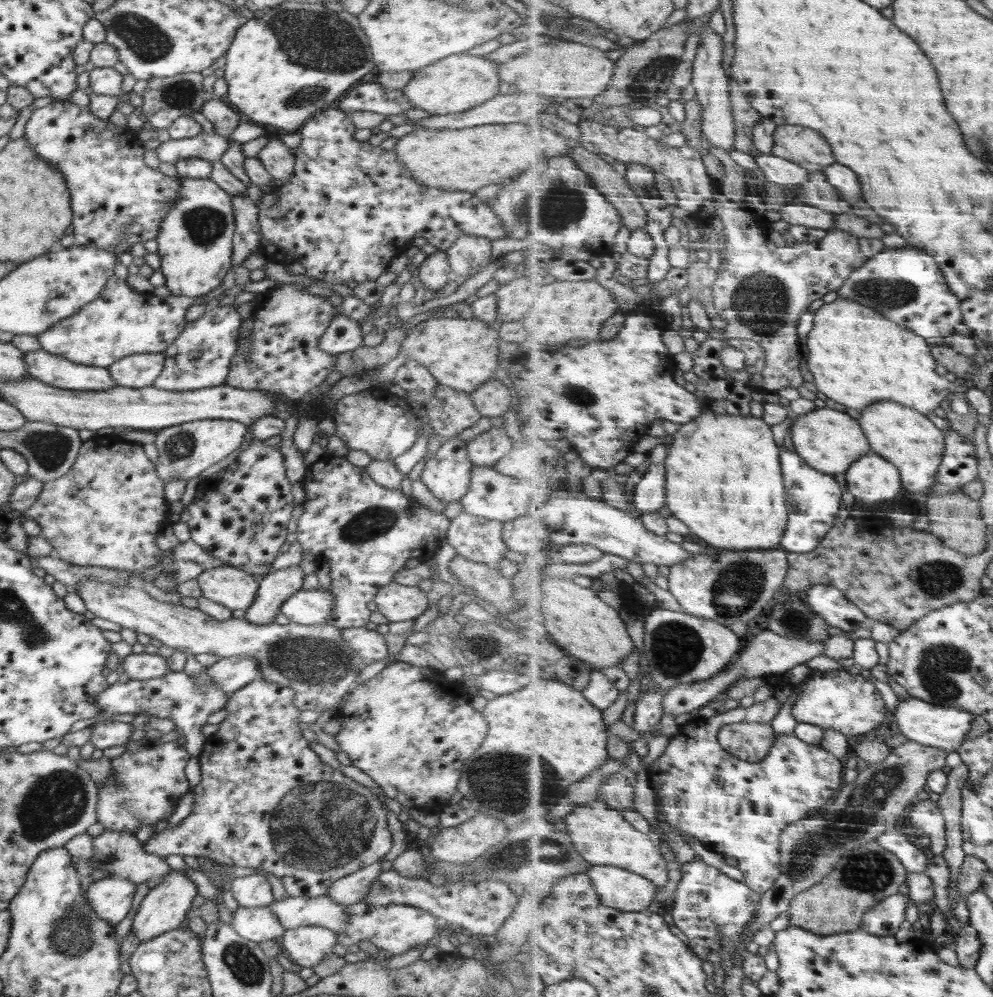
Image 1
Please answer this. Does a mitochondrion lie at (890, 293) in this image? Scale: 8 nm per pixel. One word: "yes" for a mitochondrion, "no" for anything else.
yes

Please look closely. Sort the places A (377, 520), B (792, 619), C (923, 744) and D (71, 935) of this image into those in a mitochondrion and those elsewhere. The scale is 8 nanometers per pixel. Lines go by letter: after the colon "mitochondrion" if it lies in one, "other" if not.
A: mitochondrion
B: mitochondrion
C: other
D: mitochondrion

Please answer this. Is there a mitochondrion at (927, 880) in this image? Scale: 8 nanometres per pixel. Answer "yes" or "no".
no

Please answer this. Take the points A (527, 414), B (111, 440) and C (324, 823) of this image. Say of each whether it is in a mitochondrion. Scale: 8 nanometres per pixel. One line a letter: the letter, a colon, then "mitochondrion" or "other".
A: other
B: other
C: mitochondrion

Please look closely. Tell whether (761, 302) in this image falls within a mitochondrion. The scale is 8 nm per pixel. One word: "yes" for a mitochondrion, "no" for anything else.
yes

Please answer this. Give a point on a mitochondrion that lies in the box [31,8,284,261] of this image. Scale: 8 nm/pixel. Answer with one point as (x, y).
(150, 43)

